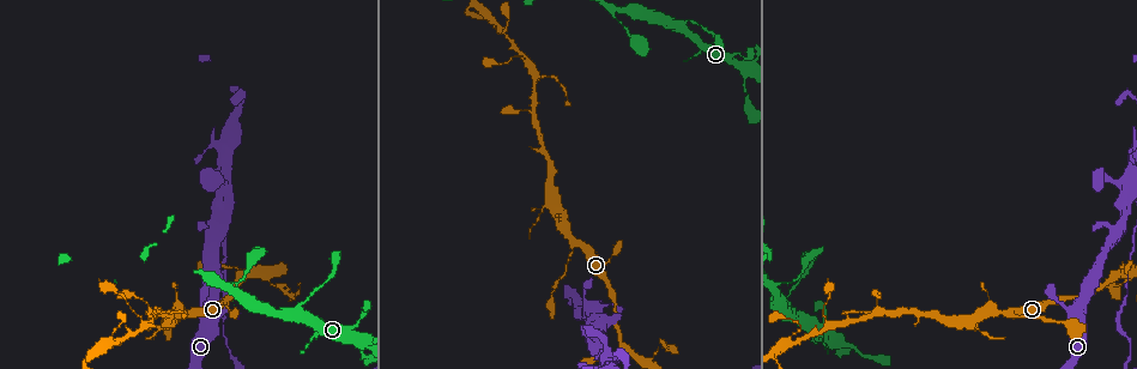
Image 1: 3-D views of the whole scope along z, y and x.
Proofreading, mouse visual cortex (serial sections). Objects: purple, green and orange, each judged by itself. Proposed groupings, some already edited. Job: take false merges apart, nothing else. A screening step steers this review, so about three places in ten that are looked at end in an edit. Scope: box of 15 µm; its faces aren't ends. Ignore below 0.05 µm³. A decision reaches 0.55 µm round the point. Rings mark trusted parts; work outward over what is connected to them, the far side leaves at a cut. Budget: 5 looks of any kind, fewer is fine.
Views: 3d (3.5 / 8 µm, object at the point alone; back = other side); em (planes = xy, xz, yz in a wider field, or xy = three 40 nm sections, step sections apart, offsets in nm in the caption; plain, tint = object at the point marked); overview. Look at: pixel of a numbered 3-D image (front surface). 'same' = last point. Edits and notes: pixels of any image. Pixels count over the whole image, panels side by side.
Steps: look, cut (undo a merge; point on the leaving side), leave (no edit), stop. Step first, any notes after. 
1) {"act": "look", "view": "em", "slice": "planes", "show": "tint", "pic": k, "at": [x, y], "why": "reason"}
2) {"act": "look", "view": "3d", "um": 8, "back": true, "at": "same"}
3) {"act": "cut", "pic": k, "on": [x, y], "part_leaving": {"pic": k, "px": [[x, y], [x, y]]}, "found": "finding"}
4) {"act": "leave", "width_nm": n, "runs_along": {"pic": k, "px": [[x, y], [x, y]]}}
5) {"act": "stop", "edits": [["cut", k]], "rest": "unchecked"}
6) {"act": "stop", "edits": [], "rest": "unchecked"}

{"act": "look", "view": "3d", "um": 8, "pic": 1, "at": [577, 244], "why": "branch point"}

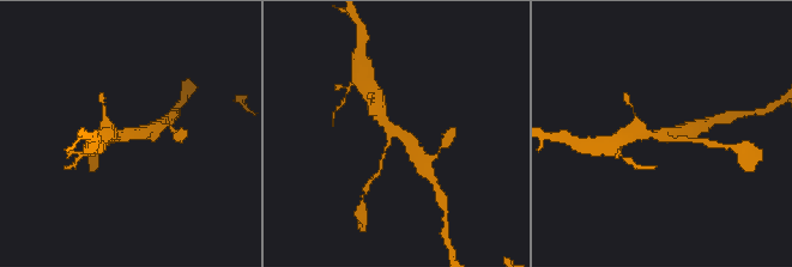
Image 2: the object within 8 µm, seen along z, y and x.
{"act": "look", "view": "3d", "um": 3.5, "back": true, "pic": 2, "at": [128, 137], "why": "closer look"}

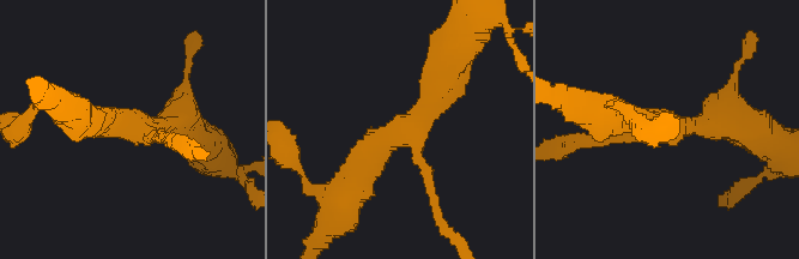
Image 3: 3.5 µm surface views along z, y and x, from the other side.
{"act": "look", "view": "em", "slice": "xy", "step": 2, "show": "tint", "pic": 3, "at": [403, 130], "arms": 3, "arm_widths_nm": [150, 350, 400]}

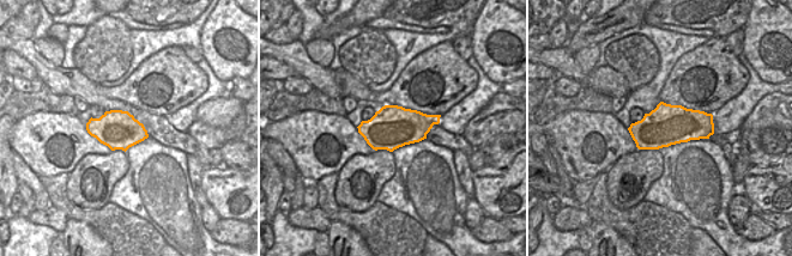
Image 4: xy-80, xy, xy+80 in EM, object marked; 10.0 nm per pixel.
{"act": "leave", "width_nm": 440, "runs_along": {"pic": 3, "px": [[353, 182], [446, 66]]}, "found": "one cell here"}

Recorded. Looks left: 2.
{"act": "look", "view": "3d", "um": 3.5, "pic": 1, "at": [225, 201], "why": "four or more arms meet"}

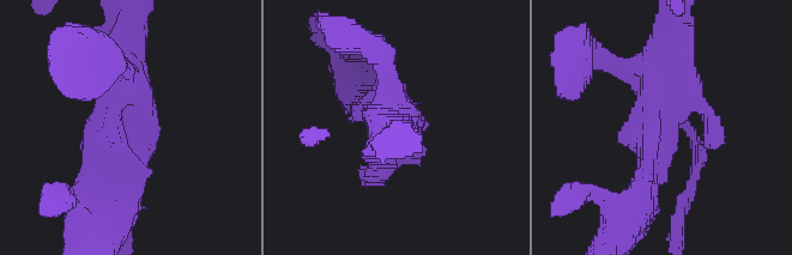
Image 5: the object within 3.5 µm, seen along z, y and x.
{"act": "cut", "pic": 5, "on": [693, 182], "part_leaving": {"pic": 5, "px": [[696, 145], [696, 175], [677, 241]]}, "found": "two cells meet here"}

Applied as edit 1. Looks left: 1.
{"act": "stop", "edits": [["cut", 5]], "rest": "unchecked"}

